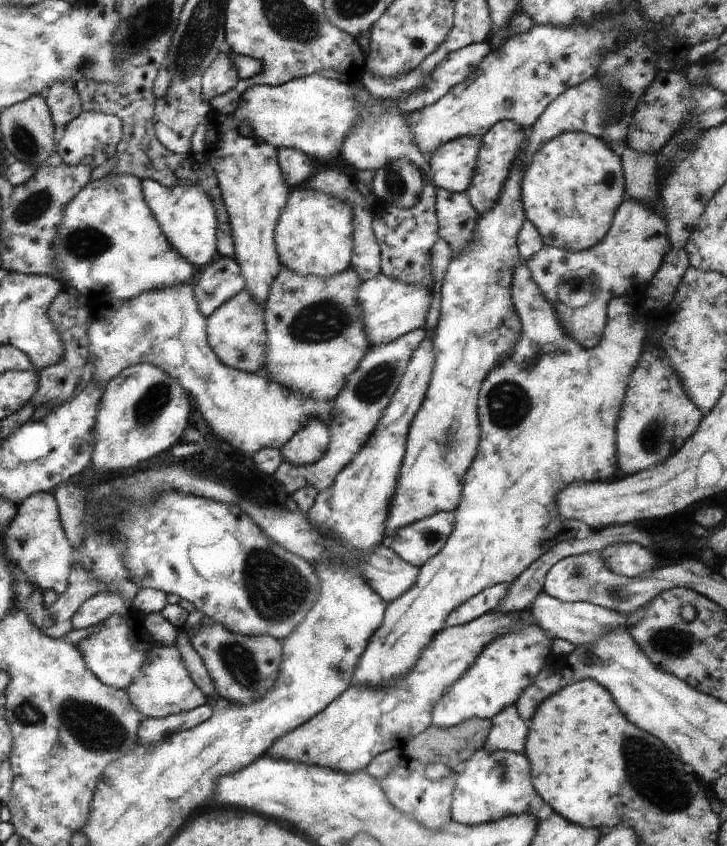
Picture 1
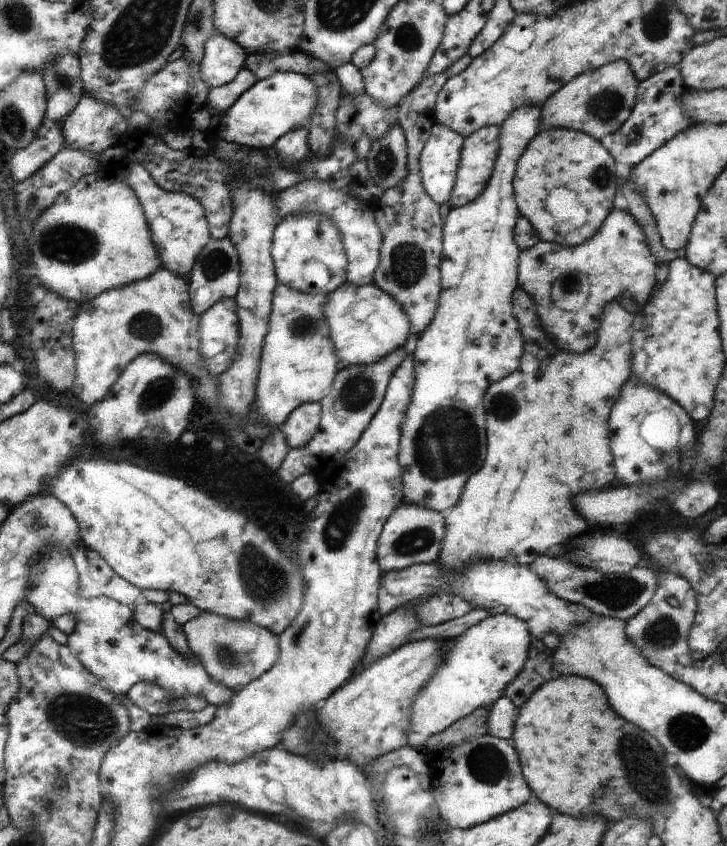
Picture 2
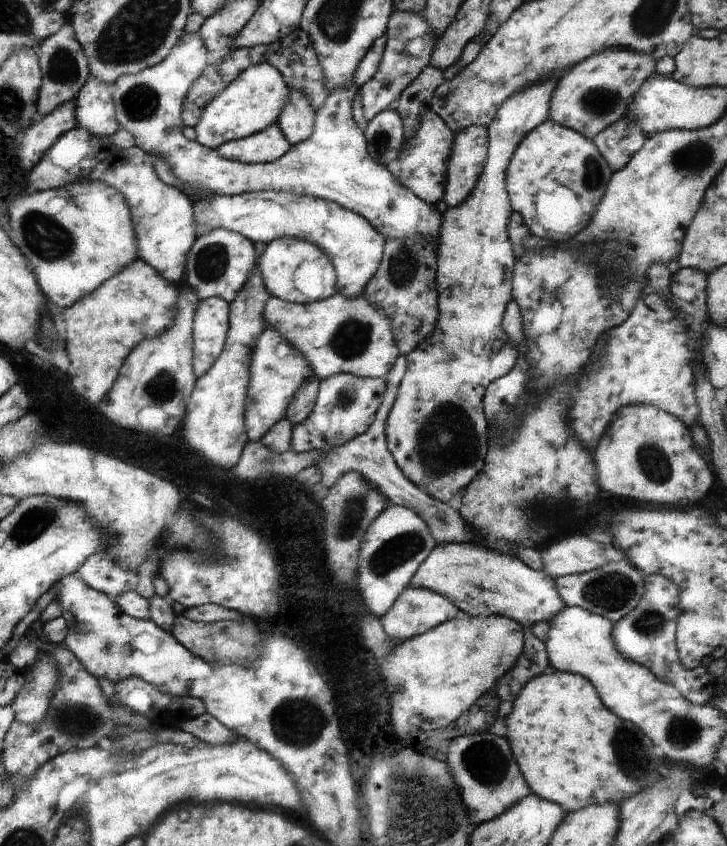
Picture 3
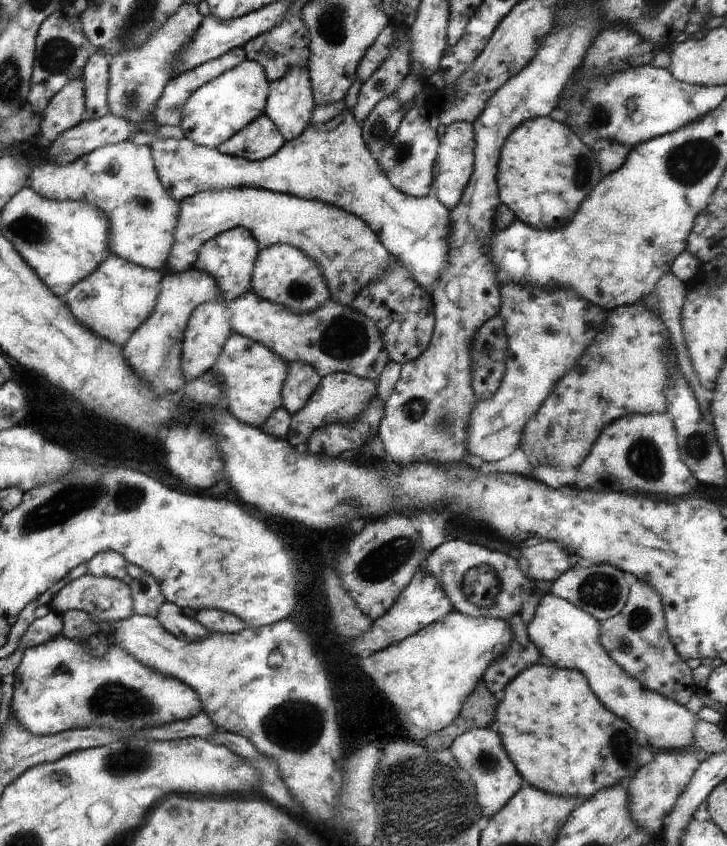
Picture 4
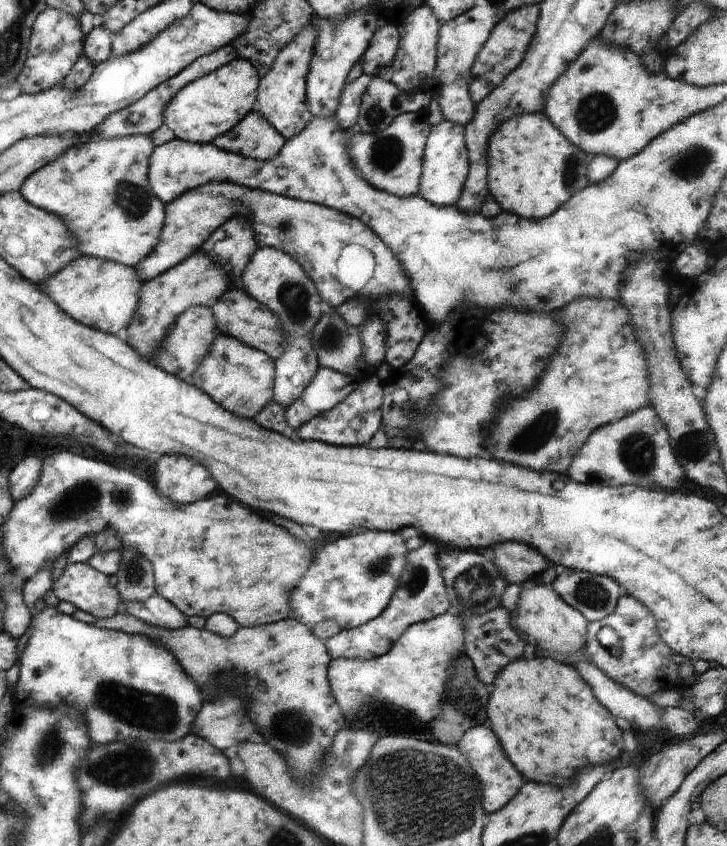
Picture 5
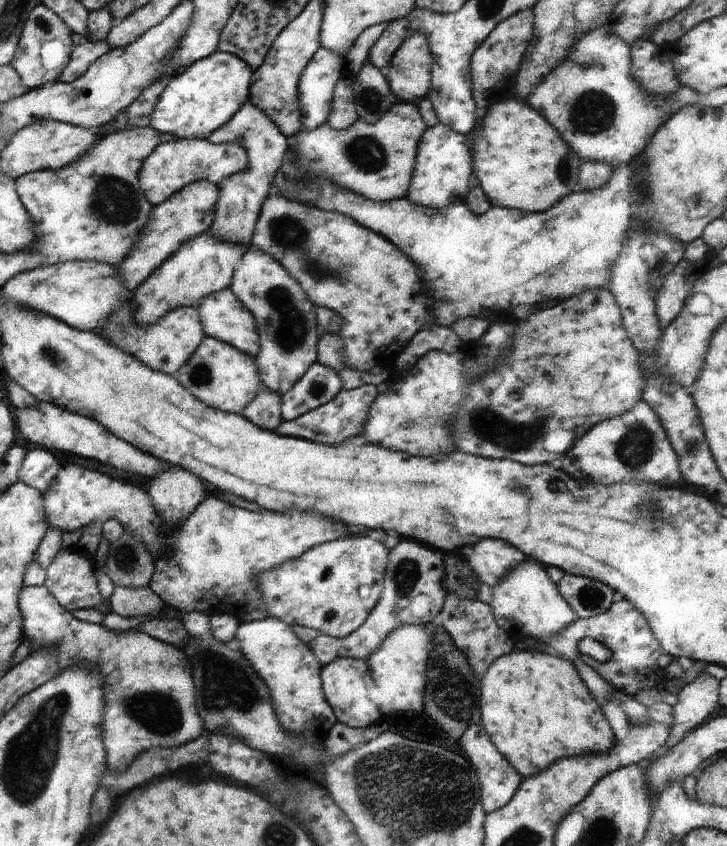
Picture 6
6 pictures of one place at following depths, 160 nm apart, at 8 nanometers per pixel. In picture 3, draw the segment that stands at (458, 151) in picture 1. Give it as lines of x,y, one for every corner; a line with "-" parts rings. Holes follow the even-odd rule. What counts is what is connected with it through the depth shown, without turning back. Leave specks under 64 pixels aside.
431,108
421,116
421,126
416,136
409,141
405,140
400,156
388,168
398,168
396,177
401,185
408,187
420,200
428,204
437,204
444,200
446,192
447,168
454,150
456,133

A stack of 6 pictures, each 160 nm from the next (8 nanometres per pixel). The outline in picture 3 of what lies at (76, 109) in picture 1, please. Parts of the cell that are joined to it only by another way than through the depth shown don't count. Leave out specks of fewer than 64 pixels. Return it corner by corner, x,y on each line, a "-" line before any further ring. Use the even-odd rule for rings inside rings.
69,20
60,32
44,40
38,48
38,57
42,68
42,88
39,91
37,112
45,117
51,115
56,107
78,98
92,72
83,45
76,40
75,29

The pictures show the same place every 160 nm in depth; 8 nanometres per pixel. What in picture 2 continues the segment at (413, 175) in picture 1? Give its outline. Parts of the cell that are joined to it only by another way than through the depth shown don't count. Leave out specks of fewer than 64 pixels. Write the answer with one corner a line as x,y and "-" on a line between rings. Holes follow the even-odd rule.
396,124
382,138
372,140
365,161
376,188
385,191
400,187
409,174
407,137
403,128

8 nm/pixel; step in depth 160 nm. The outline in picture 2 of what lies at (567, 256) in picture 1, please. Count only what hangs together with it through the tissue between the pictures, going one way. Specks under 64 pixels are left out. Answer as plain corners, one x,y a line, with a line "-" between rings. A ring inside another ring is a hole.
613,208
601,229
578,246
564,247
561,244
539,240
533,247
522,250
522,254
519,256
518,288
523,288
537,304
540,325
548,338
560,349
582,354
590,350
599,340
597,332
606,304
616,301
628,309
625,306
626,300
632,300
634,297
637,303
634,311
640,312
640,309
650,301
651,293
657,284
655,277
657,265
657,256
653,255
647,243
647,236
632,213
628,209

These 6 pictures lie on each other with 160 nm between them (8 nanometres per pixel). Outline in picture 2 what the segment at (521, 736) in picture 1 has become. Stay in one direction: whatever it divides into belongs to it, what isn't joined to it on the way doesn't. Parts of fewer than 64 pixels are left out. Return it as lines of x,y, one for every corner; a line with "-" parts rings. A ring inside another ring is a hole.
506,695
492,706
491,716
488,716
488,733
492,737
512,741
515,724
519,718
516,707

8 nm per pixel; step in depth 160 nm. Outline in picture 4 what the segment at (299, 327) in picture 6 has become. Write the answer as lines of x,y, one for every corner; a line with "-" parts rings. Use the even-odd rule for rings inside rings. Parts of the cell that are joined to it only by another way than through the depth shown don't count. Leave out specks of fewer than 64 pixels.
280,243
260,251
253,272
252,290
264,300
284,305
295,313
307,313
326,303
330,298
328,289
320,264
302,249
-
291,361
288,379
283,386
283,407
290,413
298,413
307,406
318,386
318,373
313,366

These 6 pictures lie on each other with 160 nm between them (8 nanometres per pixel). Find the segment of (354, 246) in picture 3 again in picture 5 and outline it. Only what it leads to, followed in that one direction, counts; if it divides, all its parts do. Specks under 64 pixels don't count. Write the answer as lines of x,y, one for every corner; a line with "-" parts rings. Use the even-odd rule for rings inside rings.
212,181
194,191
188,191
172,203
166,204
166,224
161,232
159,244
146,259
137,264
141,280
155,279
176,267
183,260
201,253
201,248
220,226
236,215
249,218
254,225
256,240
260,247
274,247
292,255
308,272
315,282
321,297
333,308
354,299
354,292
342,286
336,278
337,260
340,251
348,244
362,244
366,250
376,256
376,262
382,264
382,280
384,266
388,268
388,286
382,282
382,297
399,294
414,299
411,291
411,280
403,269
402,262
388,248
387,243
358,217
337,211
326,205
298,200
260,189
251,189
234,183
217,183

